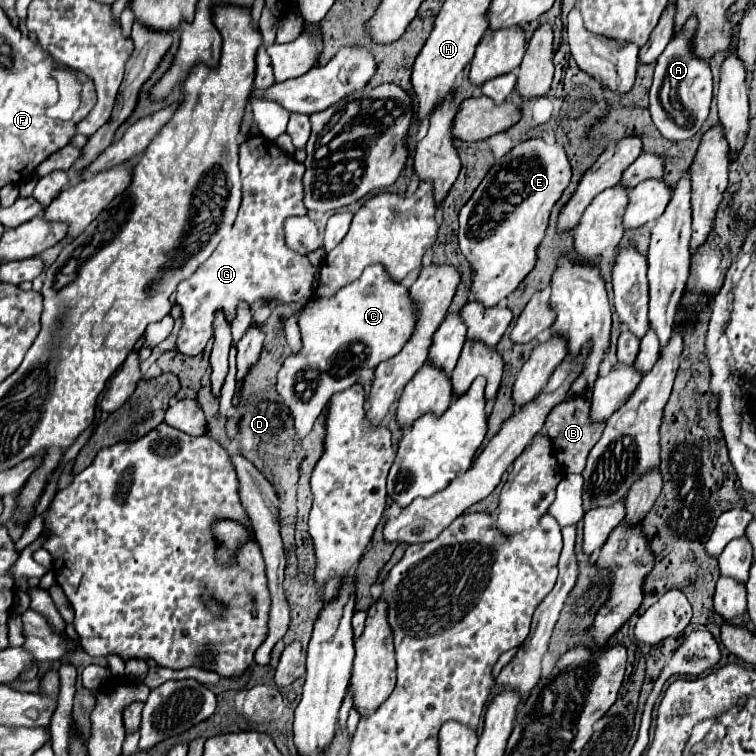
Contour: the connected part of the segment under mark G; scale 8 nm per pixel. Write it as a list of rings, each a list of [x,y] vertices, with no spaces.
[[[250,134],[240,144],[240,170],[242,170],[242,206],[238,212],[238,218],[226,238],[218,244],[218,248],[212,252],[212,256],[200,264],[200,272],[196,272],[178,284],[176,290],[176,302],[182,308],[182,328],[176,338],[176,352],[196,356],[202,354],[208,340],[214,336],[214,316],[216,312],[224,312],[226,322],[232,322],[236,318],[236,310],[242,302],[252,306],[254,302],[302,302],[314,296],[316,292],[316,274],[318,270],[308,262],[306,256],[296,254],[284,244],[284,220],[290,216],[306,216],[308,210],[302,202],[302,176],[304,166],[298,164],[290,154],[286,154],[274,140],[268,140],[260,134]]]

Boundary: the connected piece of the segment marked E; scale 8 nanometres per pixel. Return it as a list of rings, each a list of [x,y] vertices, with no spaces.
[[[532,138],[516,144],[502,156],[460,210],[460,250],[474,270],[472,294],[484,306],[496,306],[530,274],[550,212],[568,184],[570,162],[564,146]]]

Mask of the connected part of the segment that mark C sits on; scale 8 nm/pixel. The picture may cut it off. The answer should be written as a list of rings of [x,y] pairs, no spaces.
[[[382,264],[368,266],[358,280],[342,286],[330,298],[312,298],[298,316],[302,348],[296,356],[286,358],[282,370],[278,372],[278,386],[276,386],[278,394],[284,398],[284,402],[288,404],[288,408],[292,412],[296,436],[298,438],[306,436],[312,430],[322,408],[328,404],[328,400],[336,392],[342,392],[358,382],[358,372],[364,364],[364,356],[366,356],[366,368],[376,368],[380,362],[392,358],[410,340],[410,336],[414,334],[412,330],[416,328],[416,322],[418,322],[418,304],[410,298],[410,292],[406,286],[402,286],[400,282],[396,282],[388,276],[388,272],[384,270]]]

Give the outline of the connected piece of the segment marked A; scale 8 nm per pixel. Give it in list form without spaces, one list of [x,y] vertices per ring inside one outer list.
[[[672,38],[672,42],[666,46],[666,50],[660,54],[656,62],[656,72],[654,72],[654,82],[650,88],[650,114],[660,130],[660,134],[666,140],[678,142],[692,138],[702,124],[708,118],[710,112],[710,102],[712,102],[712,72],[710,66],[696,58],[690,52],[690,38]]]

